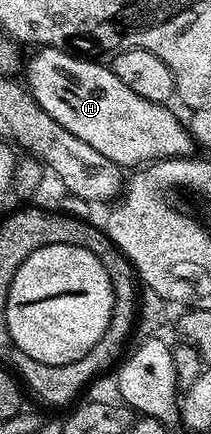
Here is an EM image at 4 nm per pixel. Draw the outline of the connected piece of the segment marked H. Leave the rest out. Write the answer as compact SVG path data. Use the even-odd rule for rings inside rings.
M40 46L37 51L28 62L26 81L32 99L63 130L90 144L94 152L102 152L121 168L139 168L161 158L182 158L193 153L192 136L182 118L171 114L167 105L146 100L126 88L111 65L55 46Z

